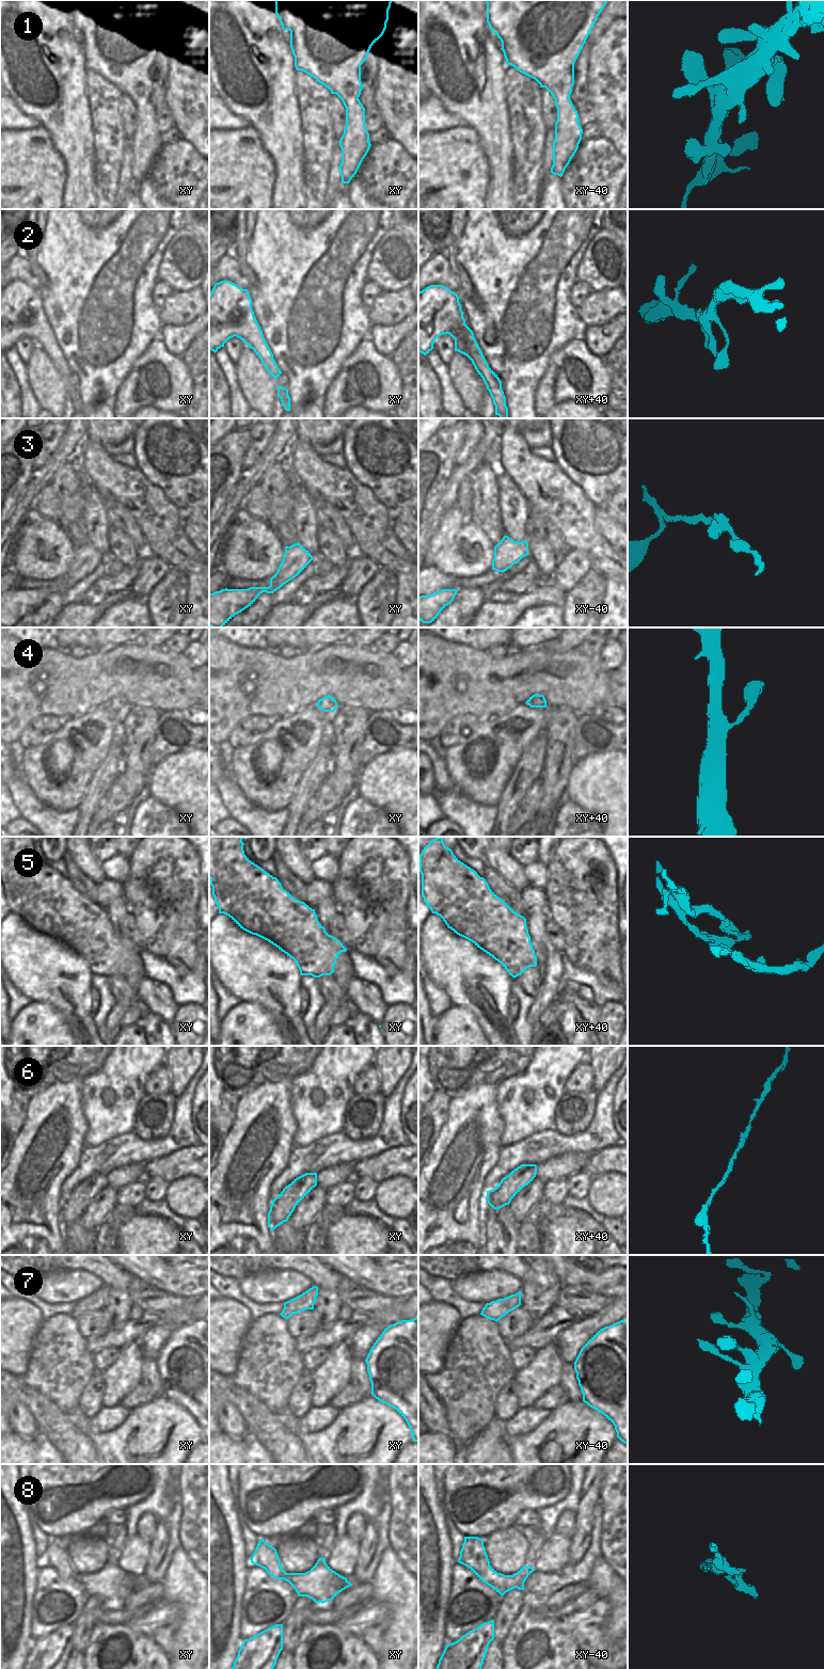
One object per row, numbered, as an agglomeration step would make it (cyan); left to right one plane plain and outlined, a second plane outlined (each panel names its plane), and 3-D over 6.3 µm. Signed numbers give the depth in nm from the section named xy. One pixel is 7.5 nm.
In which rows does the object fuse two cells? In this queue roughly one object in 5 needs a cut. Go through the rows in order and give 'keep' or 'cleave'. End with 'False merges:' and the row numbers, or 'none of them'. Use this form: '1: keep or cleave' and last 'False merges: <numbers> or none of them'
1: keep
2: keep
3: keep
4: keep
5: cleave
6: keep
7: keep
8: keep
False merges: 5

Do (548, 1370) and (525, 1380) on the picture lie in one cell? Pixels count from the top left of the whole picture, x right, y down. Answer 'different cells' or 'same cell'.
same cell

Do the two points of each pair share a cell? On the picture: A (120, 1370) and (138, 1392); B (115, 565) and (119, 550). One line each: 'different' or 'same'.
A: different
B: different

